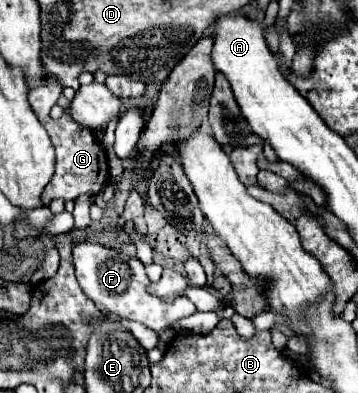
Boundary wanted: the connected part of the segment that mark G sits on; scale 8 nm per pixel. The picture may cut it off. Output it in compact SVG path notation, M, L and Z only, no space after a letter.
M49 81L49 85L37 87L37 91L39 93L29 93L29 103L31 103L37 119L41 121L41 125L47 129L47 133L53 141L55 153L57 153L57 165L55 165L57 169L55 169L53 179L43 189L43 195L41 195L43 203L47 205L51 199L57 199L57 197L69 201L69 199L77 199L83 193L99 193L105 187L105 181L109 177L107 155L105 155L105 149L103 149L101 141L87 127L79 127L79 123L75 123L71 119L71 115L63 115L57 121L51 119L49 111L63 91L57 81Z

